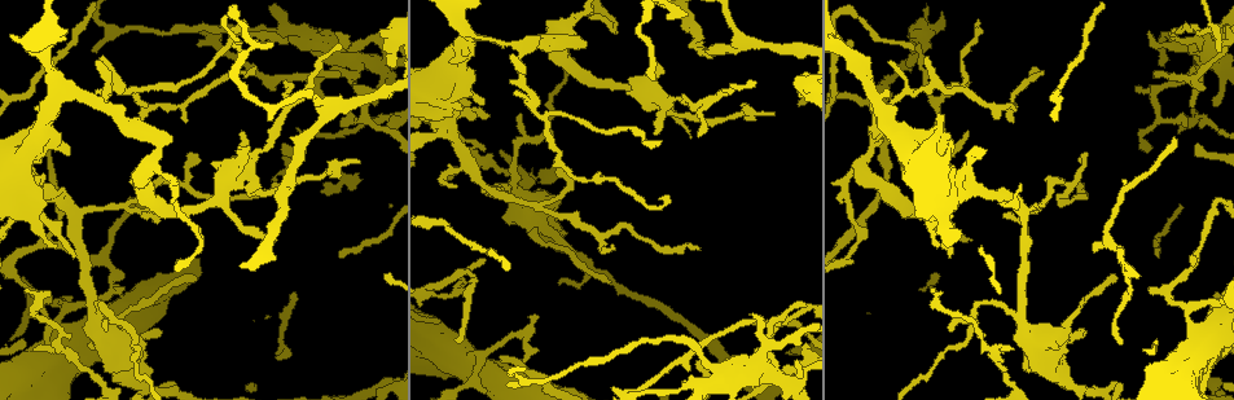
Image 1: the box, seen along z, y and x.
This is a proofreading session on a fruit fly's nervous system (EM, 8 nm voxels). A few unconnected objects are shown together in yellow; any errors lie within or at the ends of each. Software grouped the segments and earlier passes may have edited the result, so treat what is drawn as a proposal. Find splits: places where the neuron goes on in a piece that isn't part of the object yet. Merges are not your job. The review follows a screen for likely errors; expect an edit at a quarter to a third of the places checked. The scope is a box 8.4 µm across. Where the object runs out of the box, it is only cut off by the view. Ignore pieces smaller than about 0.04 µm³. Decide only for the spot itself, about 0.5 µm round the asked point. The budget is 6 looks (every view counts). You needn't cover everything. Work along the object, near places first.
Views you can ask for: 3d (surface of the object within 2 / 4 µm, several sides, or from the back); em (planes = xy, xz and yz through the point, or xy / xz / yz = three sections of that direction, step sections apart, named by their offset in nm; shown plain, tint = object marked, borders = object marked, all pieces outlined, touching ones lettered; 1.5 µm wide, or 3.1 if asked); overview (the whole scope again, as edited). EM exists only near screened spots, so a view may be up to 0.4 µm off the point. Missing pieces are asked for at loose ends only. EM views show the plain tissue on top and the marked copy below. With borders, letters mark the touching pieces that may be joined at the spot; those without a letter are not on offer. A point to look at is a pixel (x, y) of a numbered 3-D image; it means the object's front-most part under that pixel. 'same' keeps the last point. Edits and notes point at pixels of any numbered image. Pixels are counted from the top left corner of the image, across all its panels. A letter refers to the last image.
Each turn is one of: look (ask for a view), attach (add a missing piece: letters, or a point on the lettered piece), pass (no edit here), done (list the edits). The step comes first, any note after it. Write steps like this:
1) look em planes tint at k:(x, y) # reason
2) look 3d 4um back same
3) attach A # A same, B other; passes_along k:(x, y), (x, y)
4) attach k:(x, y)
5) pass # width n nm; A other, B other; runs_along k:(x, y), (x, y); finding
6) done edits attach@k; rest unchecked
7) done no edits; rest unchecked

look em planes tint at 1:(756, 83) # thin end

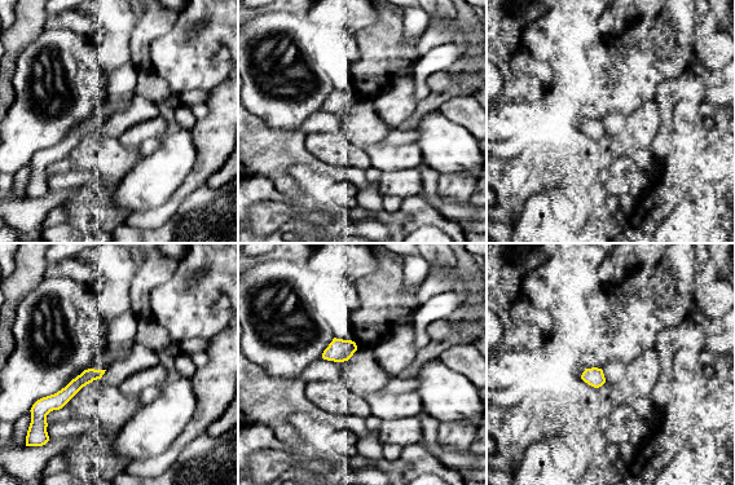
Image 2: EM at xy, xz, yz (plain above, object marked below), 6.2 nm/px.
look em planes borders same

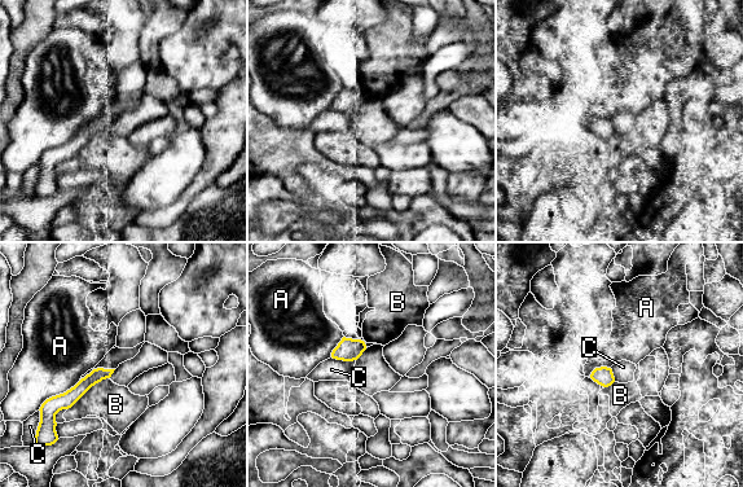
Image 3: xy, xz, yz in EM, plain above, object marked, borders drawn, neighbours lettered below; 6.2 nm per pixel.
pass # A other, B other, C other; runs_along 3:(108, 372), (55, 400); no lettered piece goes on from it

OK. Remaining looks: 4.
look 3d 2um at 1:(1084, 154) # branch stops here

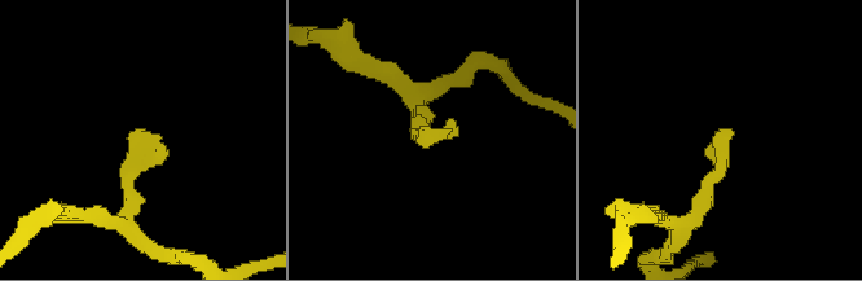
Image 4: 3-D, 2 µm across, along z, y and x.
look em xz step 4 tint at 4:(156, 135)

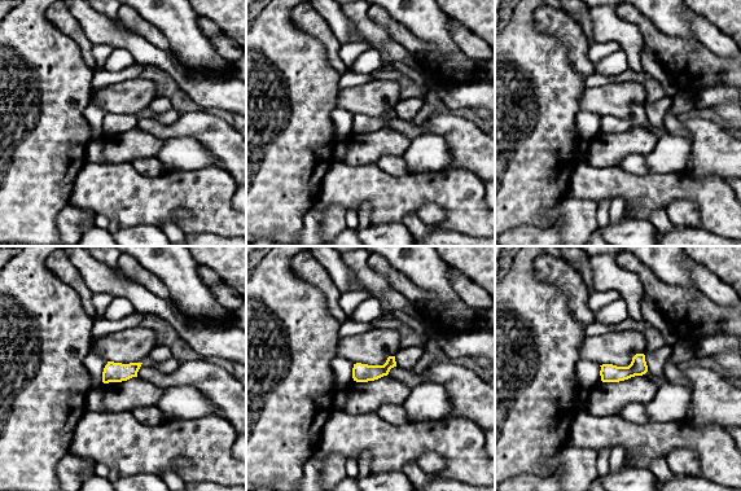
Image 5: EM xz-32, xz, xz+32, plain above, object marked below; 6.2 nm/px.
look em planes borders same # cut it another way

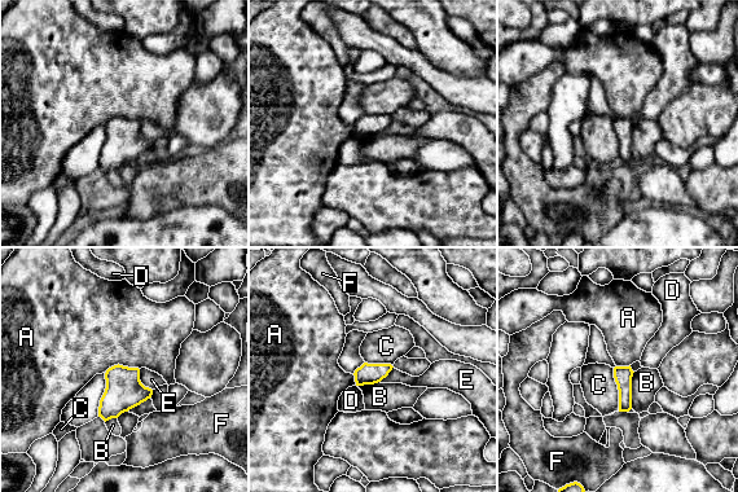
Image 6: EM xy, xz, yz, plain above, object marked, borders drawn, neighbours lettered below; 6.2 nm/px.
pass # A other, B other, C other, D other, E other, F other; border 6:(139, 369), (114, 364), (105, 373); none of them fits

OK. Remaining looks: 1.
look em planes borders at 1:(335, 31) # free end

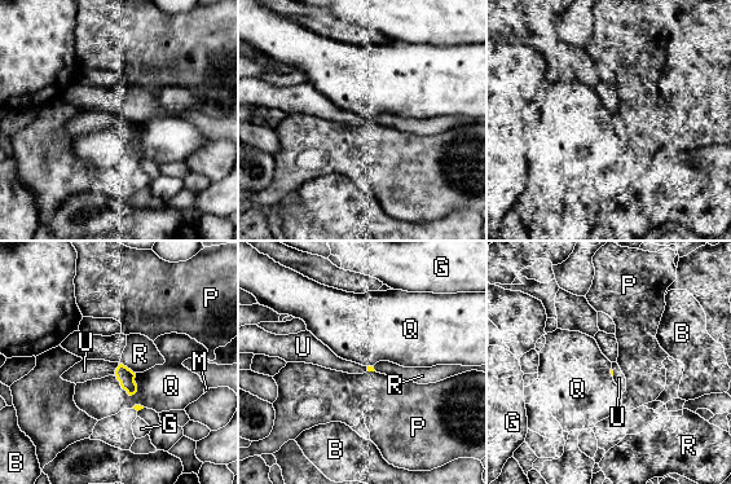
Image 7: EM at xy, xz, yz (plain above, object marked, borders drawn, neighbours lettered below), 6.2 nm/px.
attach U # longest_contact Q 170 nm; B other, G other, M other, P other, Q other, R other, U same; it goes on there

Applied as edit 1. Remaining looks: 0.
done edits attach@7; rest unchecked

